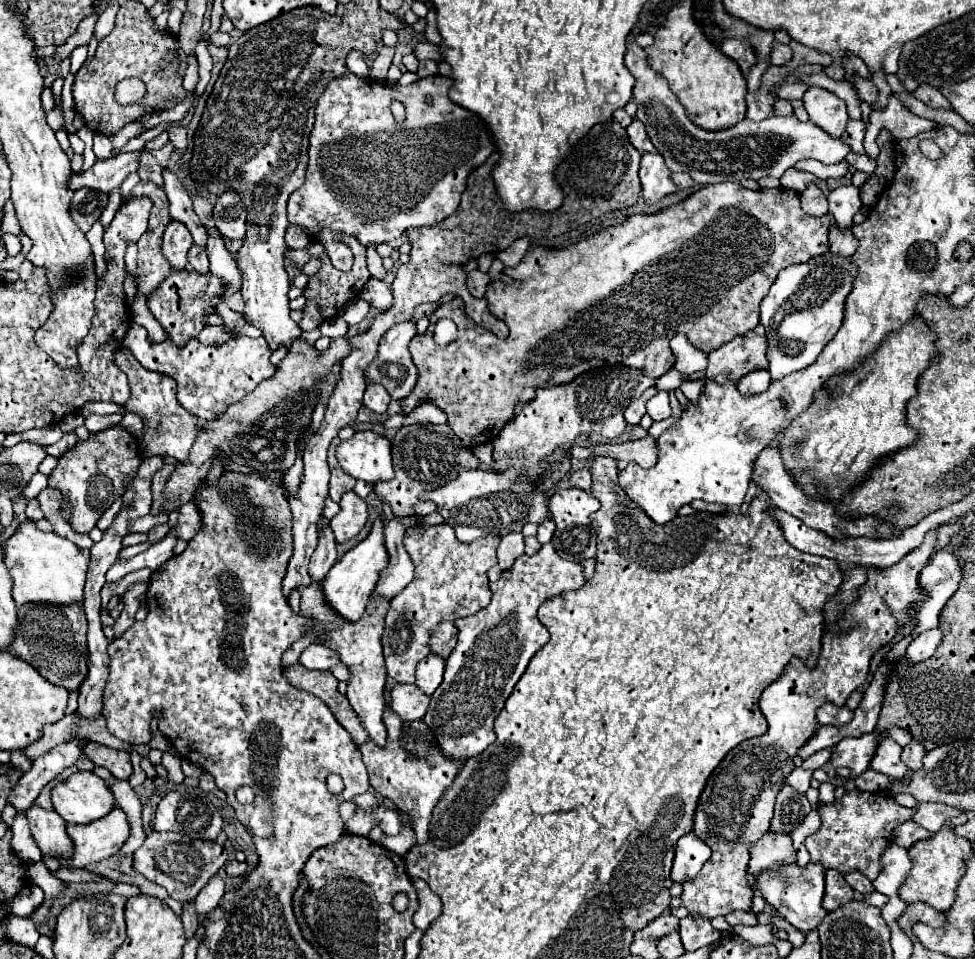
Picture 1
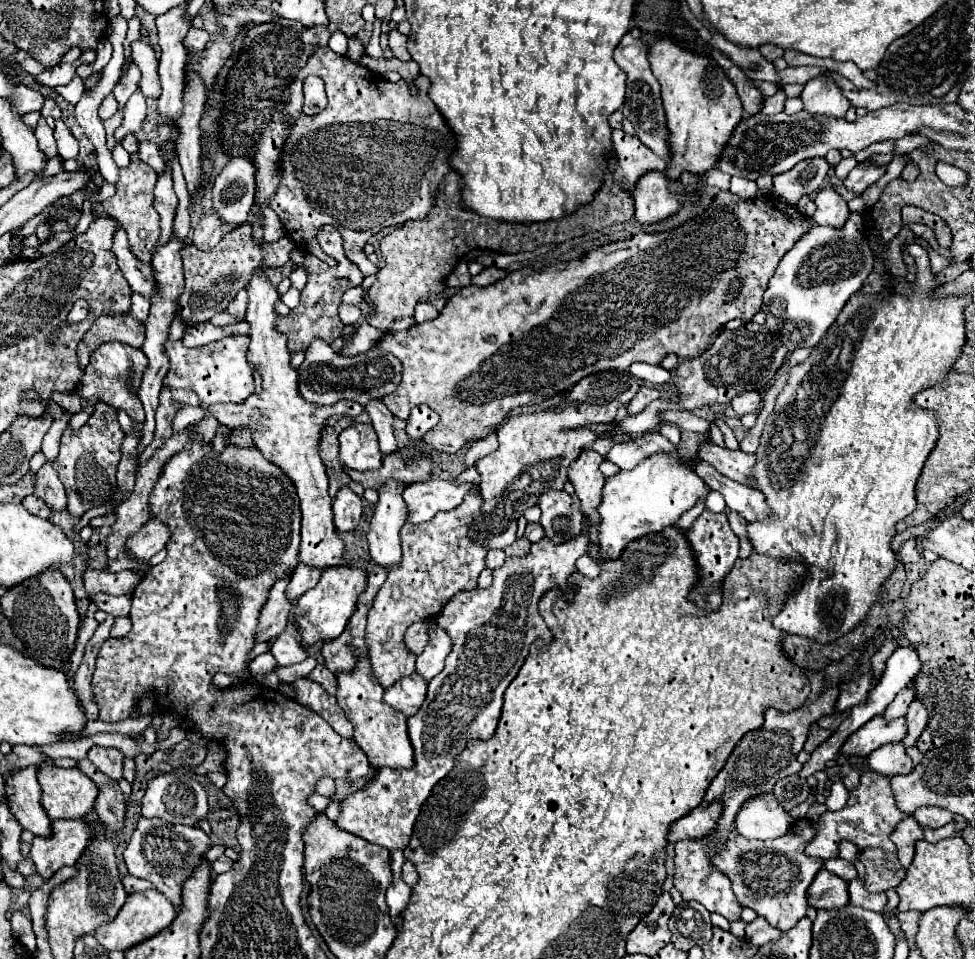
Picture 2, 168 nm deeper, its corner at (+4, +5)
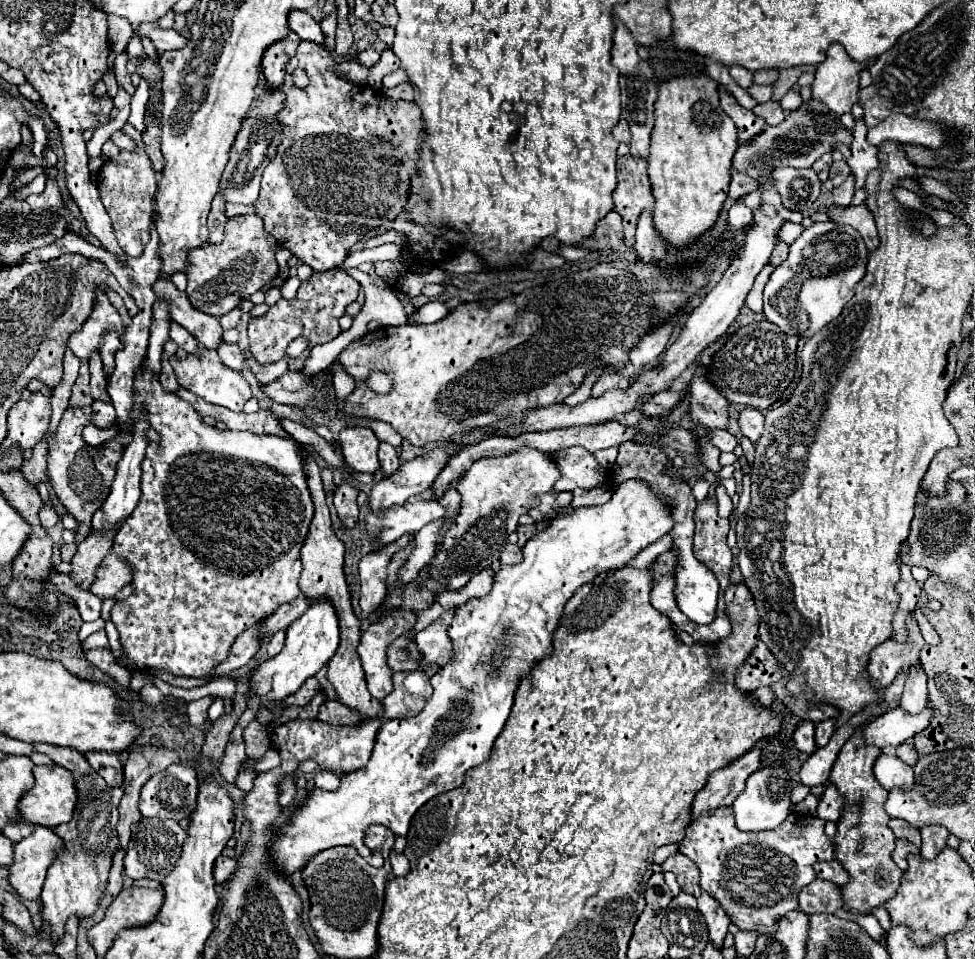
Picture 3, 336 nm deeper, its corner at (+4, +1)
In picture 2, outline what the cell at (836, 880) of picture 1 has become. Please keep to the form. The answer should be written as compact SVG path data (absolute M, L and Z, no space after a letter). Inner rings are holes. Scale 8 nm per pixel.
M823 868L811 882L811 888L807 890L807 902L815 910L841 908L849 904L847 882Z

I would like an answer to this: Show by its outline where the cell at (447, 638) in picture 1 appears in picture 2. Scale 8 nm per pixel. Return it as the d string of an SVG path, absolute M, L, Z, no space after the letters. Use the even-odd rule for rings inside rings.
M419 620L415 624L411 624L405 632L405 644L407 644L407 650L413 654L413 656L419 656L419 652L425 648L427 644L427 630L429 630L431 622L429 620Z

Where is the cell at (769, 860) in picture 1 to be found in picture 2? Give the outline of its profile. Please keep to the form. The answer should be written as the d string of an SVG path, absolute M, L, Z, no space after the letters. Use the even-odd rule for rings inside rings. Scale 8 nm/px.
M773 792L753 796L751 800L747 800L747 804L743 804L735 818L737 832L751 840L779 838L787 834L791 824L791 814L785 812L785 808L775 800Z

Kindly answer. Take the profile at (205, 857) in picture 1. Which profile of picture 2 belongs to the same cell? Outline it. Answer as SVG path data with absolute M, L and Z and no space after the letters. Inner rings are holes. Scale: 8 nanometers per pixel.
M141 818L125 852L125 864L131 876L145 878L153 882L153 886L163 892L173 906L179 908L181 904L181 882L193 872L195 864L207 854L207 850L213 846L211 838L195 828L195 826L183 826L183 832L179 832L173 824L167 824L159 818Z

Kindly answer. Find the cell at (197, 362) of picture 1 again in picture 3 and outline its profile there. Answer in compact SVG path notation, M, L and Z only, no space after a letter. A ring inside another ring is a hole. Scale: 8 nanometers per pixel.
M203 344L197 346L197 352L195 354L187 354L185 358L177 358L177 356L171 356L169 358L173 370L175 370L175 376L177 376L177 382L191 390L193 394L201 396L203 400L211 402L211 404L219 404L219 406L225 406L233 412L243 412L243 406L245 402L251 398L251 386L249 382L245 380L245 376L239 372L239 370L233 370L229 366L225 366L221 362L221 358L217 356L217 350L211 350L211 348L205 348Z

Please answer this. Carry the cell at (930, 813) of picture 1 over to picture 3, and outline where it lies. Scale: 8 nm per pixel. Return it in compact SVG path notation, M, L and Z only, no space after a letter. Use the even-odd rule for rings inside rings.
M931 824L931 826L923 826L921 828L921 836L923 836L923 844L921 844L921 854L931 860L935 858L943 848L945 848L945 842L947 842L947 828L941 828L937 824Z

